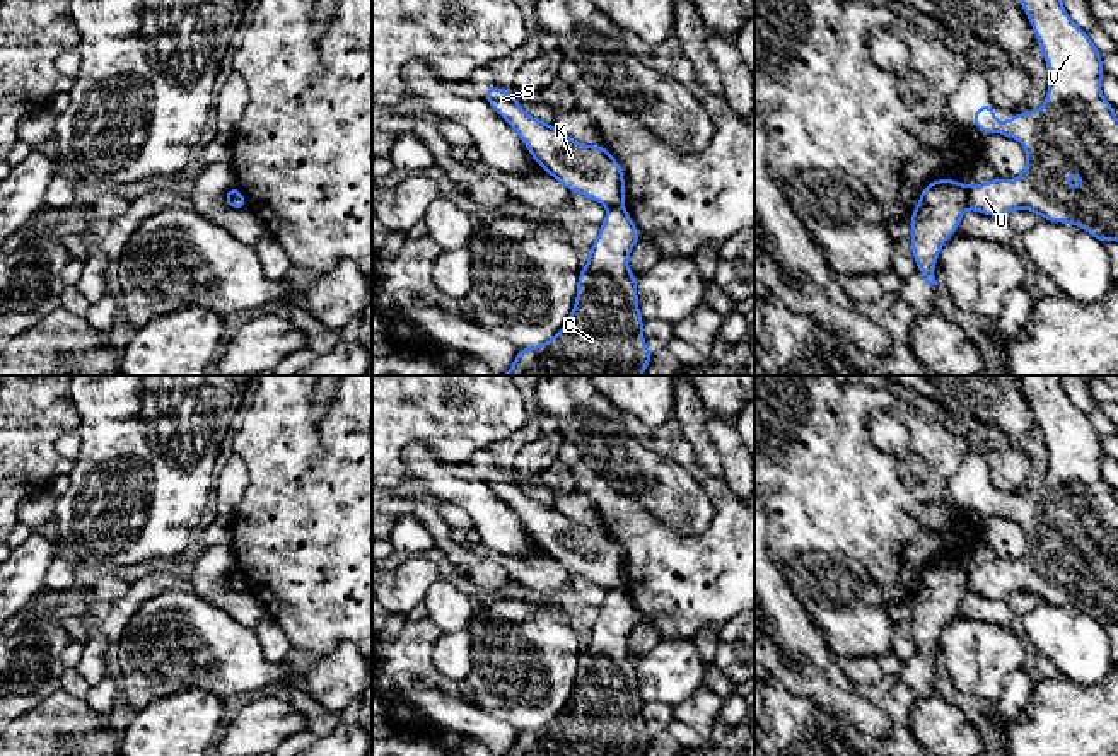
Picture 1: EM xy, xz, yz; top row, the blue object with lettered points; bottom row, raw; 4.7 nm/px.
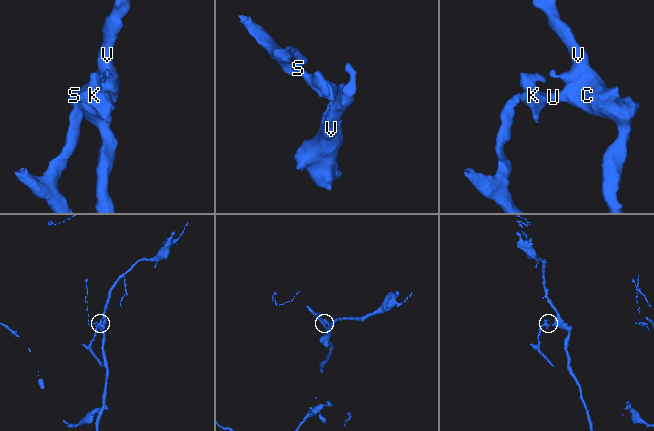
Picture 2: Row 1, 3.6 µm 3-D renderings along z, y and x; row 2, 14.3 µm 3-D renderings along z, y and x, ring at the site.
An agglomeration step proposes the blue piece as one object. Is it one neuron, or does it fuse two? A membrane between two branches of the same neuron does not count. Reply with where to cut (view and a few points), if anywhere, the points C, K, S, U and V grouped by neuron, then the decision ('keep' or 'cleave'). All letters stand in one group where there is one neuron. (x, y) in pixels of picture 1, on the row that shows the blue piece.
cut yz (965, 188), (968, 207); groups C U V / K S; cleave

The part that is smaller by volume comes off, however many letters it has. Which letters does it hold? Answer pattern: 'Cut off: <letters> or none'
Cut off: K, S

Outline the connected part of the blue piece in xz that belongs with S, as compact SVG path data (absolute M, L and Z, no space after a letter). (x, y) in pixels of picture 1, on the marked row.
M493 85L483 90L486 102L524 142L529 155L570 193L580 193L611 208L625 201L625 176L606 147L584 145L555 125L529 116L519 99Z

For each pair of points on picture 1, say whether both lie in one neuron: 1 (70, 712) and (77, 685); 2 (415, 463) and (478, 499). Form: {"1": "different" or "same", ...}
{"1": "different", "2": "same"}

